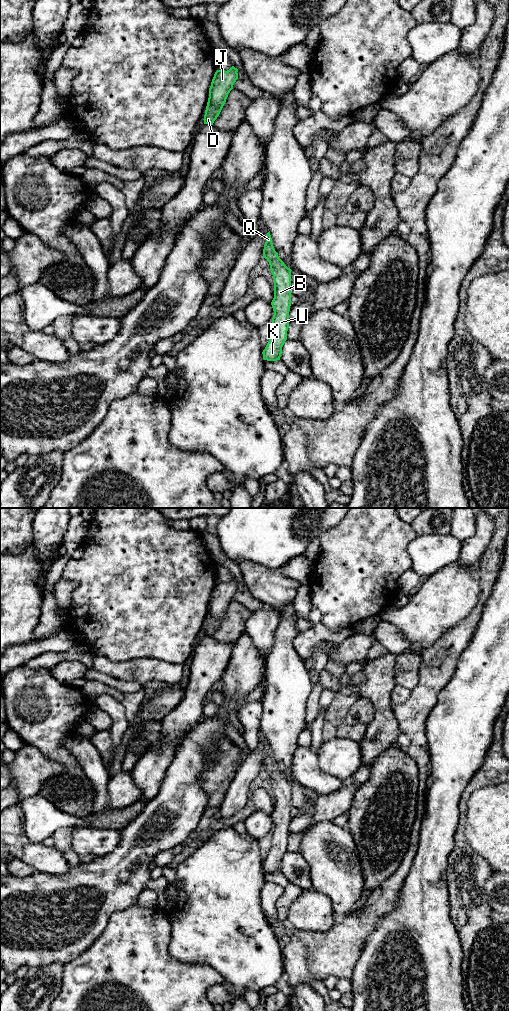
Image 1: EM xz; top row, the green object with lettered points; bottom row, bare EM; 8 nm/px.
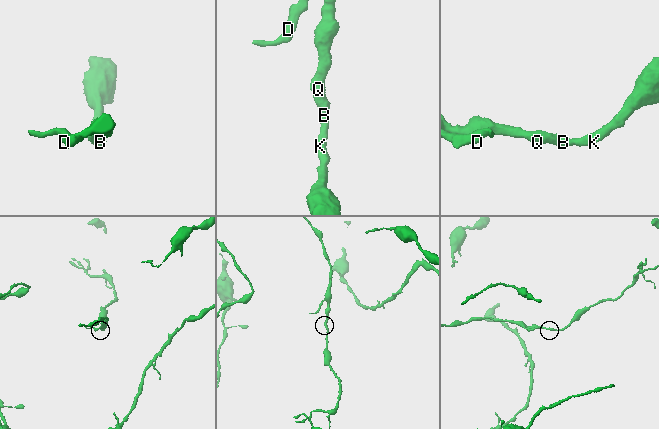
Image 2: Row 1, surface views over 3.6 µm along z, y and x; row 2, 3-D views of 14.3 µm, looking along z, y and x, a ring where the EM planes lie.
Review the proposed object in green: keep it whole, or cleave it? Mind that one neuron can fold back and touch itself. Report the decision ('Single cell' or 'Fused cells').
Single cell

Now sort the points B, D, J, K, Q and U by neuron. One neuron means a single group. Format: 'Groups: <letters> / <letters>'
Groups: B D J K Q U

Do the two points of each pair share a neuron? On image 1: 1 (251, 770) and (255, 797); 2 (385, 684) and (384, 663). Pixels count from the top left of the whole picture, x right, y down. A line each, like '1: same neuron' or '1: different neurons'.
1: different neurons
2: same neuron

